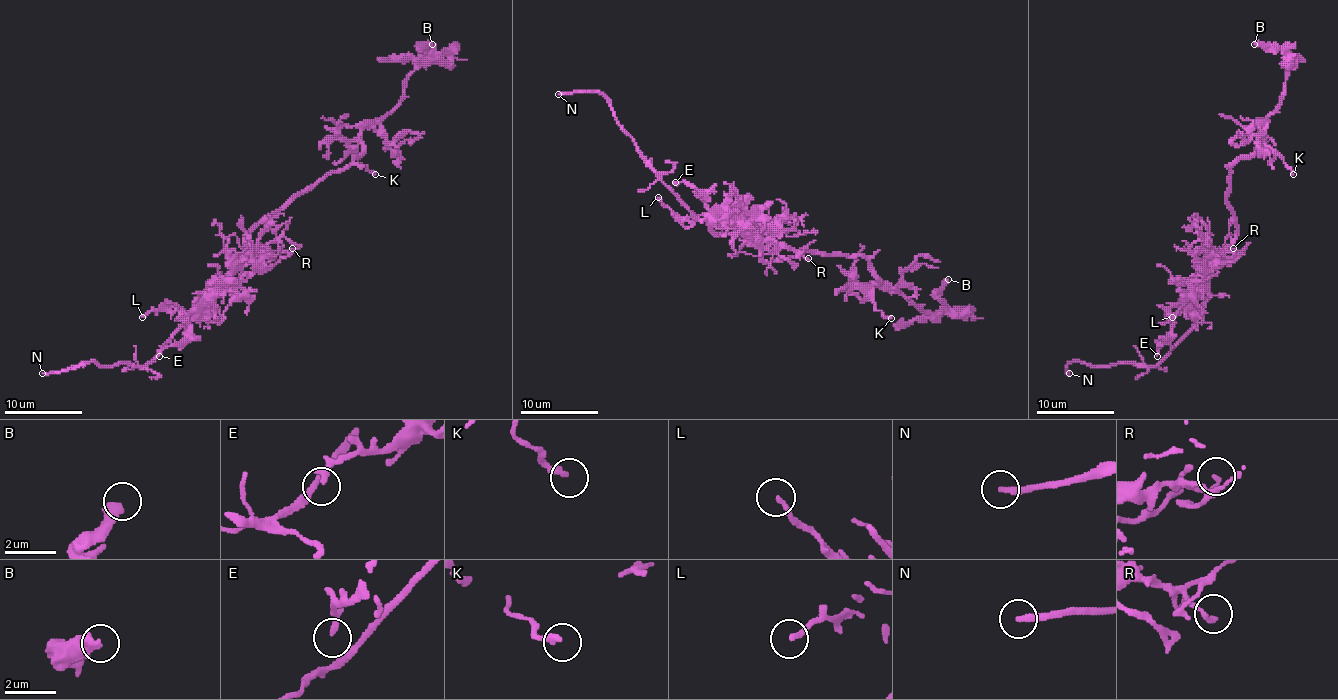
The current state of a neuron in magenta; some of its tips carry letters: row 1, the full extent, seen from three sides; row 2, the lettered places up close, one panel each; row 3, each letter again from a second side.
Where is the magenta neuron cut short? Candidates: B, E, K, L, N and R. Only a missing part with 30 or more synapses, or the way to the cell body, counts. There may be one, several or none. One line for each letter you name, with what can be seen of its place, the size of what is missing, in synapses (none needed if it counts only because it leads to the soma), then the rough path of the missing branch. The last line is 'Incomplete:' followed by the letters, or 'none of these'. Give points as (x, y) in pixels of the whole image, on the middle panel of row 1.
N: (558, 94)
Incomplete: N

